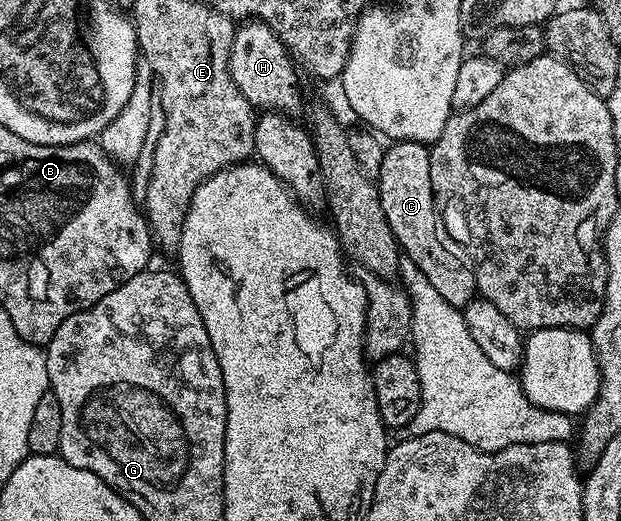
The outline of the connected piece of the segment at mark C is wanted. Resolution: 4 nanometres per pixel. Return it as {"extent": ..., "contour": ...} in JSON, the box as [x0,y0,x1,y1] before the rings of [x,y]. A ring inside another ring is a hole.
{"extent":[380,139,477,309],"contour":[[[397,139],[387,144],[384,156],[380,159],[380,204],[382,213],[386,213],[386,221],[390,221],[390,229],[396,238],[401,252],[426,273],[426,277],[434,285],[440,296],[450,301],[450,305],[463,309],[470,300],[477,298],[476,278],[472,265],[454,246],[440,219],[438,196],[430,185],[429,144]]]}

